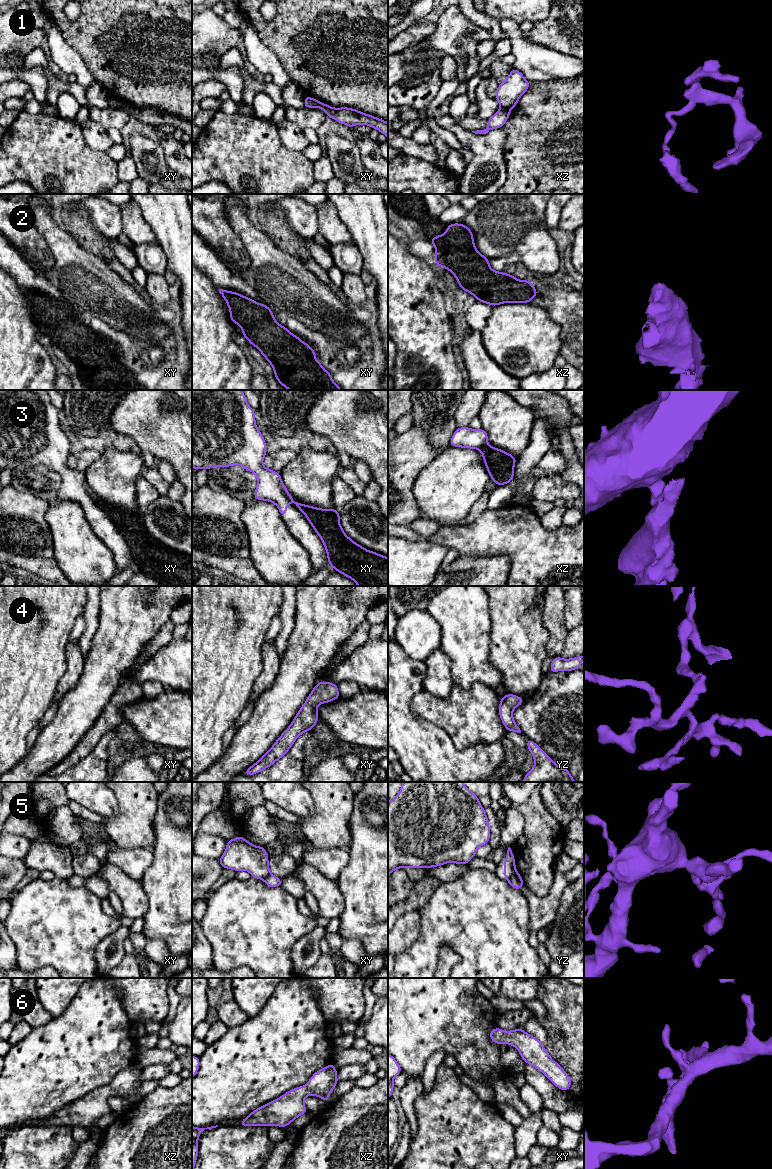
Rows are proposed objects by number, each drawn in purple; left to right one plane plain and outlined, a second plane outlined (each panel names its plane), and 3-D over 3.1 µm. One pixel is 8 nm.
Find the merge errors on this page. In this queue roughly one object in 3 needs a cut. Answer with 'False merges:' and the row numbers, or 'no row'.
False merges: 1, 3, 5

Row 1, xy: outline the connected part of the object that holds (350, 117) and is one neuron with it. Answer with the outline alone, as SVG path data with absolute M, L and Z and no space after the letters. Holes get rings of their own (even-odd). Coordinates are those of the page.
M308 95L306 96L311 101L312 108L322 109L329 118L346 125L349 128L360 124L367 125L371 128L377 129L380 133L383 133L388 140L388 122L353 108L334 108Z

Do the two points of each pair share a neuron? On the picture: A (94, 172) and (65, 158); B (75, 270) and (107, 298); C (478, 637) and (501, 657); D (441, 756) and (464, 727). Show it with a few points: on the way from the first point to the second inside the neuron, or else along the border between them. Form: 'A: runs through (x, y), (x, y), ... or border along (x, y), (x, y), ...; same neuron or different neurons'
A: runs through (87, 172), (79, 172), (72, 165); same neuron
B: runs through (83, 277), (99, 290); same neuron
C: border along (490, 623), (489, 660), (497, 669); different neurons
D: border along (436, 726), (446, 732), (458, 749), (476, 745); different neurons

